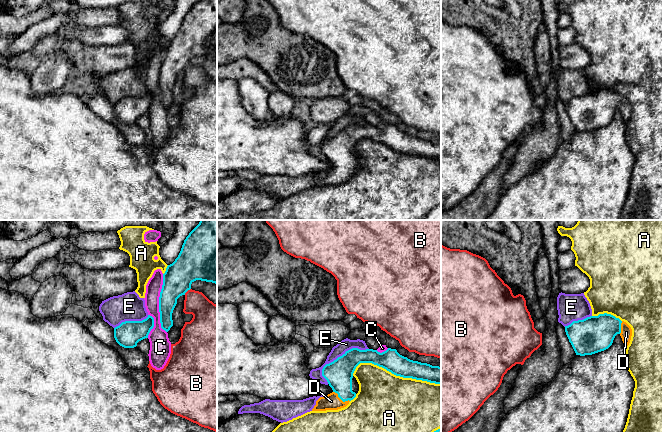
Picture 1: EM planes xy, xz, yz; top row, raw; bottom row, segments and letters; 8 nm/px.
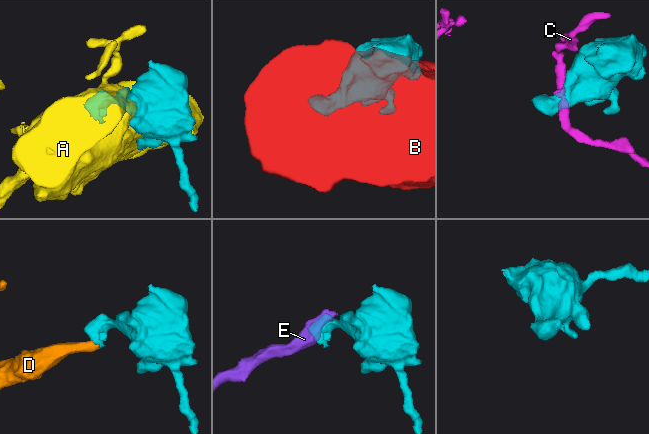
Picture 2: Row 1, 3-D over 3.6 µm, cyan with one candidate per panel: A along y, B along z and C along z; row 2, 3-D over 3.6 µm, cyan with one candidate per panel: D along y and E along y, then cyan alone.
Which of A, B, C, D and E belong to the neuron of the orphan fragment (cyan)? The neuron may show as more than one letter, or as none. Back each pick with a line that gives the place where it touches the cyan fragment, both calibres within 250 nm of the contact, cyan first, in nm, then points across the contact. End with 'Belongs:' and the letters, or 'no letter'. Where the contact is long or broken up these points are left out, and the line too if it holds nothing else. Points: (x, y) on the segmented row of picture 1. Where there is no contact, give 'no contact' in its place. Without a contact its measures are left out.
D: xz (341, 399) | 220/130 nm | across xz (339, 373), (341, 399), (331, 401)
Belongs: D

